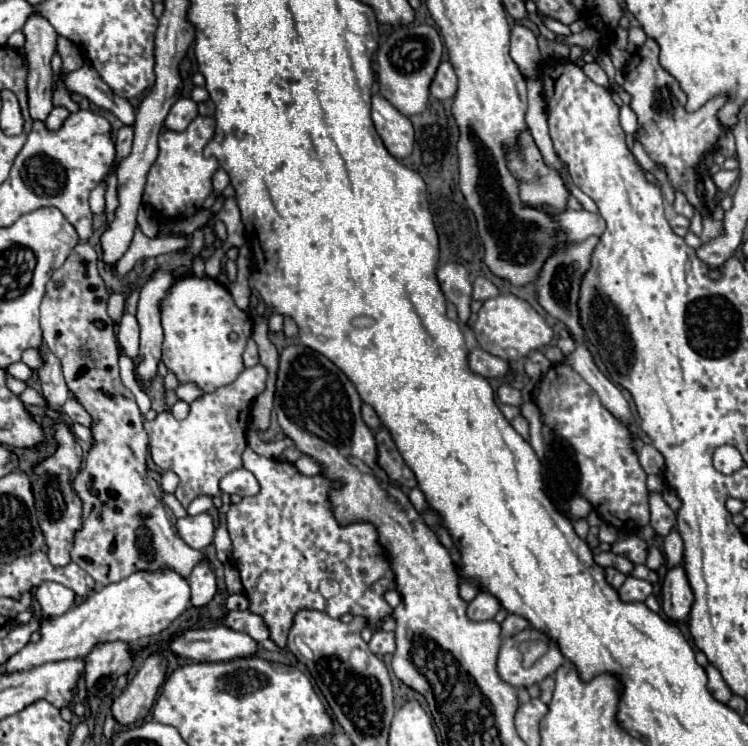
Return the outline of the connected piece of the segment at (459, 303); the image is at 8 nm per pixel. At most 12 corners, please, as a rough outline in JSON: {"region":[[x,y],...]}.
{"region":[[462,264],[438,268],[444,296],[468,326],[472,284]]}

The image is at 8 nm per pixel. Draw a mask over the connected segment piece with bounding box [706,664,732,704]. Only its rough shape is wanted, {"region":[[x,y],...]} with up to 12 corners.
{"region":[[706,666],[708,690],[726,704],[732,692],[722,680],[718,668]]}

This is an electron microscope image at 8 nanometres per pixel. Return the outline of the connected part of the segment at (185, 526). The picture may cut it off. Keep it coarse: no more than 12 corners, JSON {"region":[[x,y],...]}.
{"region":[[210,514],[178,520],[182,540],[204,550],[214,540]]}

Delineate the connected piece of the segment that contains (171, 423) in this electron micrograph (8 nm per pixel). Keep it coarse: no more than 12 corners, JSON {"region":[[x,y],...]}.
{"region":[[266,368],[144,422],[184,508],[242,468]]}

